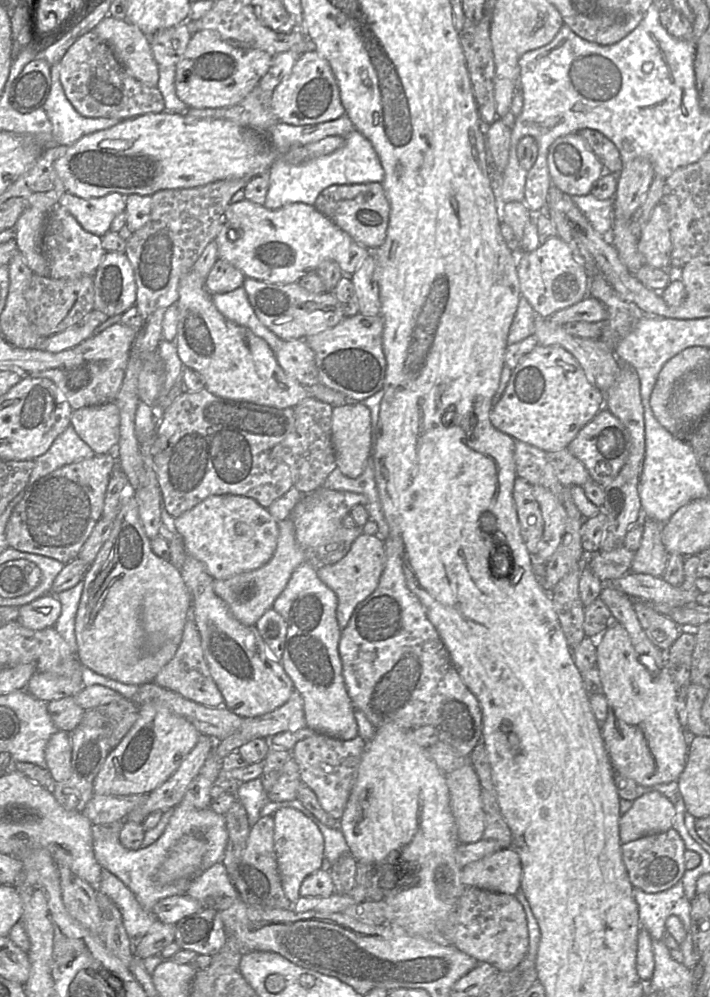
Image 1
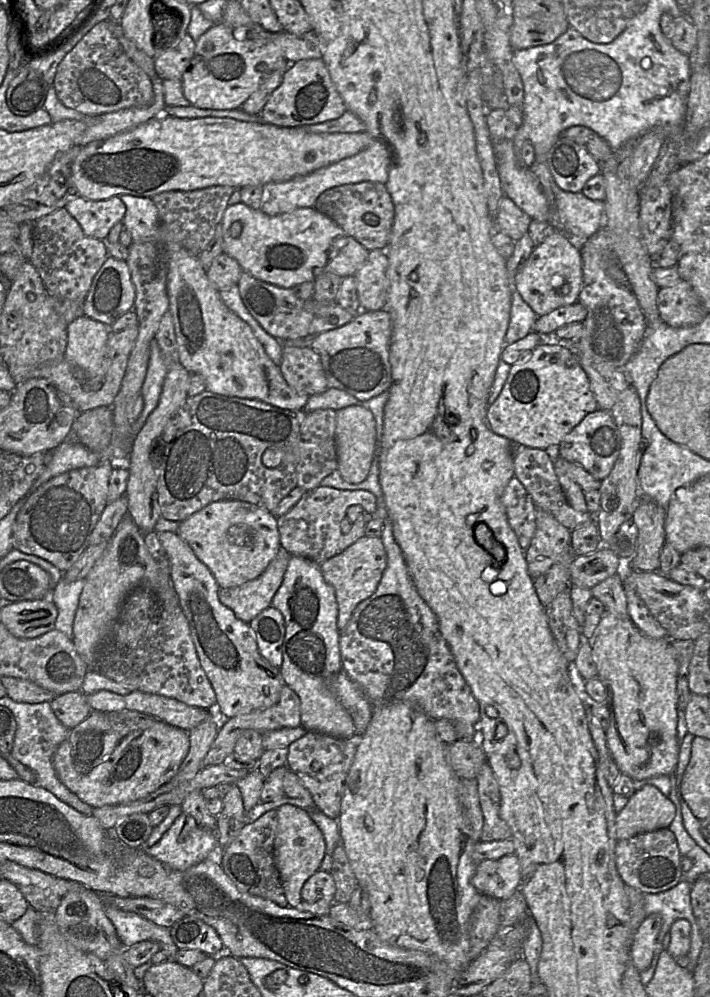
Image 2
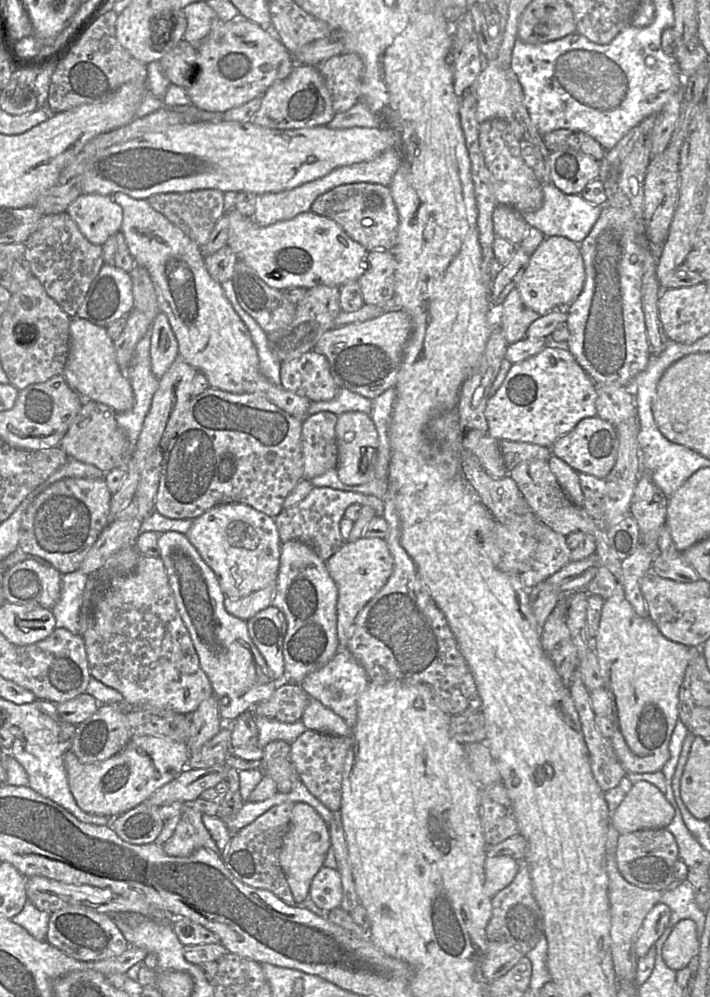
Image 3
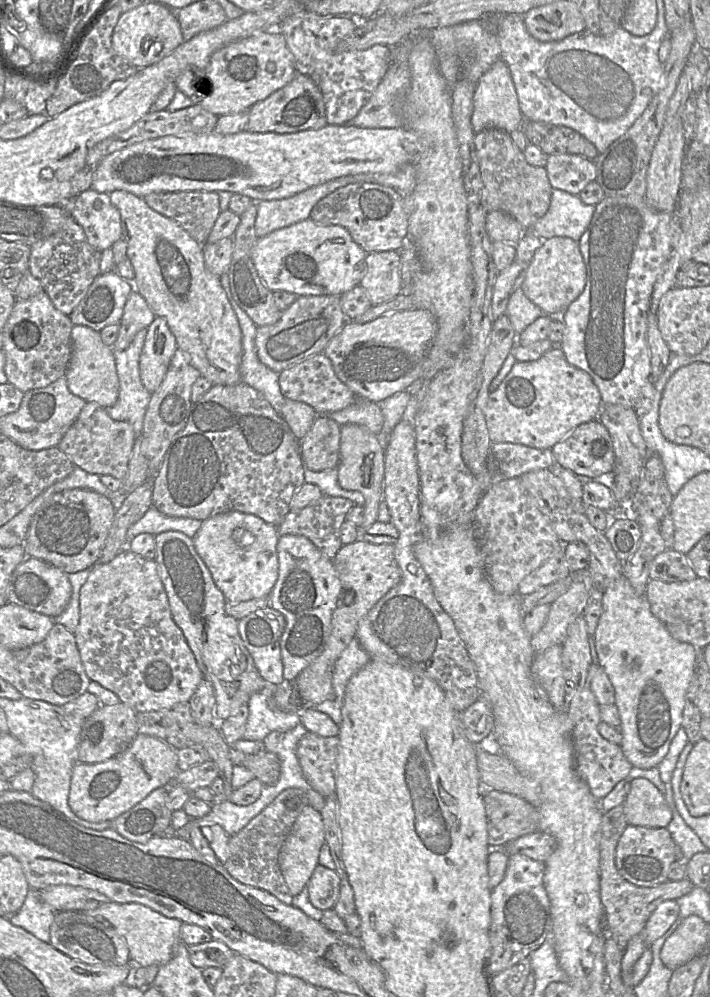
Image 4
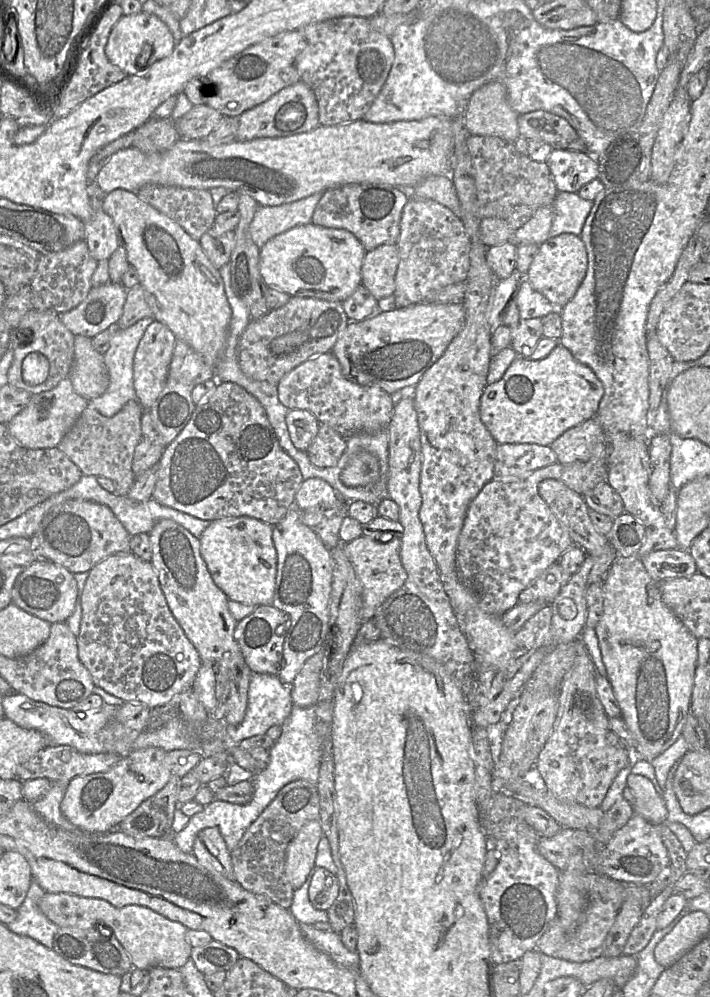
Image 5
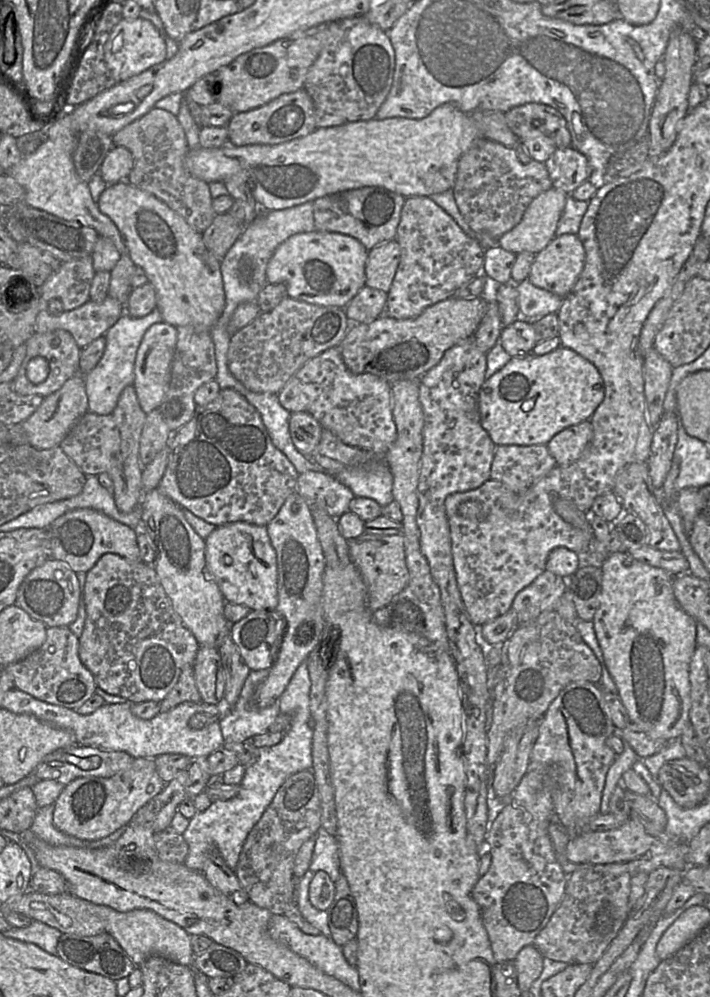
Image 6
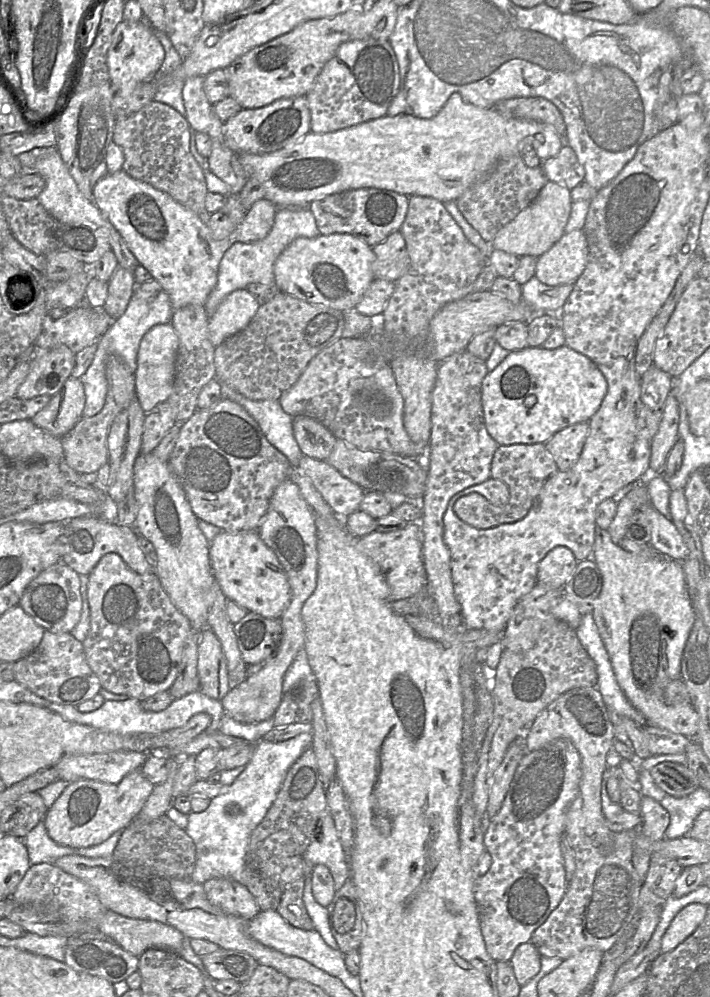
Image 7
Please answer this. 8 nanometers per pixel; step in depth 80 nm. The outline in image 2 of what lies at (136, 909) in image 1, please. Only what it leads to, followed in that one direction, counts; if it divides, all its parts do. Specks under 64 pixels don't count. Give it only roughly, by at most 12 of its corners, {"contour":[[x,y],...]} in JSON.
{"contour":[[112,906],[106,914],[124,947],[151,940],[168,960],[179,948],[170,928]]}

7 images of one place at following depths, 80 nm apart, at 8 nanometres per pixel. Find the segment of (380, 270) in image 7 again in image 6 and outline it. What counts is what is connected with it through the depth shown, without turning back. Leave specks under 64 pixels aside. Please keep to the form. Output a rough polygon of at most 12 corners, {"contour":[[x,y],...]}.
{"contour":[[396,238],[368,251],[365,285],[388,293],[400,260]]}

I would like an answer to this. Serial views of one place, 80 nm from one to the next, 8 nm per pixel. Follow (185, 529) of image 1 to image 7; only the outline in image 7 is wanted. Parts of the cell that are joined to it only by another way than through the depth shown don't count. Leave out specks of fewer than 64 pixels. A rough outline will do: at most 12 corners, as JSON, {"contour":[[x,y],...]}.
{"contour":[[257,530],[221,531],[209,560],[228,600],[281,617],[290,584]]}

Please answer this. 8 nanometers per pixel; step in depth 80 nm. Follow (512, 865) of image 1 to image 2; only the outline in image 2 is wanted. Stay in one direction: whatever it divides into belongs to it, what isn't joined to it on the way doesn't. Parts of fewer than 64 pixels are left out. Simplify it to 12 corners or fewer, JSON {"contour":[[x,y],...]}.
{"contour":[[516,854],[479,862],[472,884],[499,900],[521,882]]}

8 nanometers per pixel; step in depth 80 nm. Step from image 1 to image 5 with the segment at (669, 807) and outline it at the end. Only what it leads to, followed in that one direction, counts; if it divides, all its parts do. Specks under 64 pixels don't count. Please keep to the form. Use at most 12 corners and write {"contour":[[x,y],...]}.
{"contour":[[630,773],[633,810],[651,824],[666,823],[668,810],[645,776]]}

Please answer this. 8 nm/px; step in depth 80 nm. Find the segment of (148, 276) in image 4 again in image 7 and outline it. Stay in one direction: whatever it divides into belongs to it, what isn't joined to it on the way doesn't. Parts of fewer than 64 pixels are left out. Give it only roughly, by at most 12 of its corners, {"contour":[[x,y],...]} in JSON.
{"contour":[[123,169],[95,205],[173,310],[204,305],[235,242],[265,238],[266,198],[227,238]]}

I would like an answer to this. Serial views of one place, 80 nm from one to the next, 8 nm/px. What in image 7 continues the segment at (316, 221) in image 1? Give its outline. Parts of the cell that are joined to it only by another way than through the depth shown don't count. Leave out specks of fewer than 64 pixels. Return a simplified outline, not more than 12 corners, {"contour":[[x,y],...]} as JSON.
{"contour":[[348,233],[294,239],[274,262],[280,291],[354,309],[375,254]]}

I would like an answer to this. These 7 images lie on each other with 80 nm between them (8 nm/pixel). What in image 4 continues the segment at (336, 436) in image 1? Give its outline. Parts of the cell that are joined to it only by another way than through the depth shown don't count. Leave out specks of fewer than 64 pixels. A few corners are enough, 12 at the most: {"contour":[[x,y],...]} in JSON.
{"contour":[[346,424],[340,431],[338,482],[378,508],[384,446]]}

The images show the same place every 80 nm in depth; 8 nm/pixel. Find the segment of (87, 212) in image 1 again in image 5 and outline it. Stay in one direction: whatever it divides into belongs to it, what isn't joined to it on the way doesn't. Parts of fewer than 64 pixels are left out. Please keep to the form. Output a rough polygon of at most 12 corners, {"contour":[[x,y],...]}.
{"contour":[[102,201],[83,222],[85,241],[96,261],[109,260],[120,238]]}

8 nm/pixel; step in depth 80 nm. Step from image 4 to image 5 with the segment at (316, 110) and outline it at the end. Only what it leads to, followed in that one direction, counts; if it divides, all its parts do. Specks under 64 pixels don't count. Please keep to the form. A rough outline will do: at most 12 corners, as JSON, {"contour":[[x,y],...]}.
{"contour":[[301,80],[239,116],[237,139],[283,137],[319,124]]}

